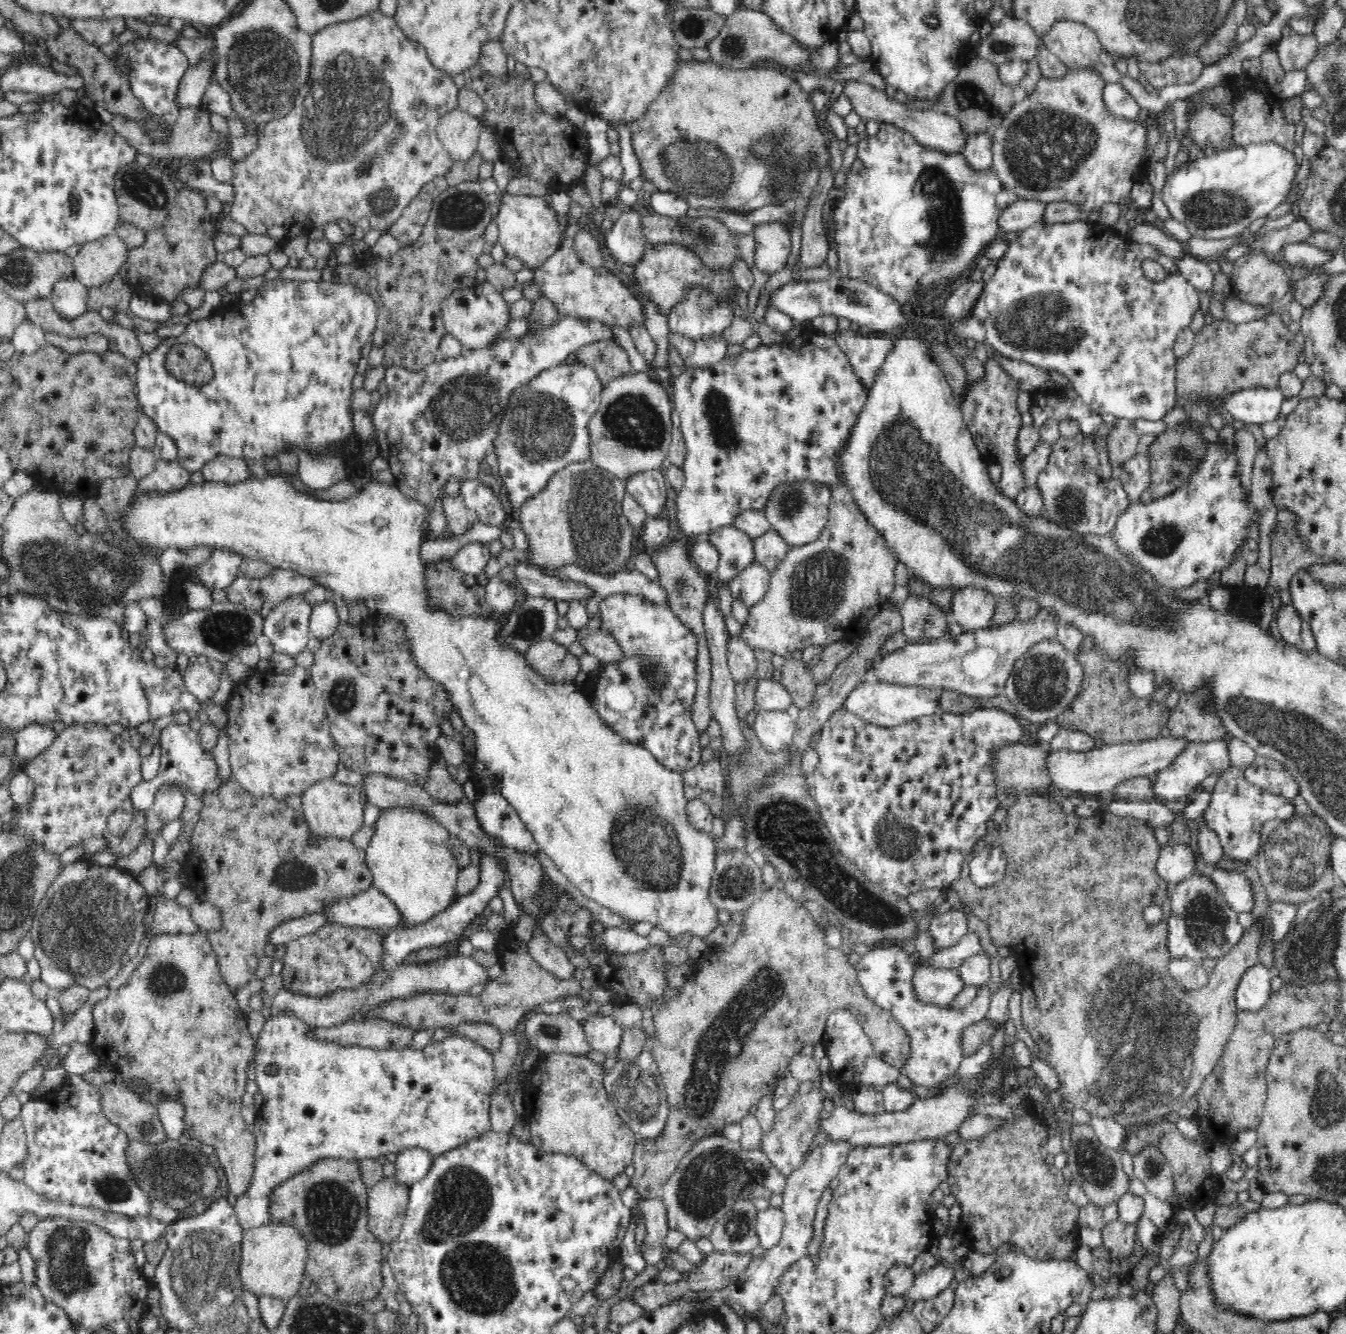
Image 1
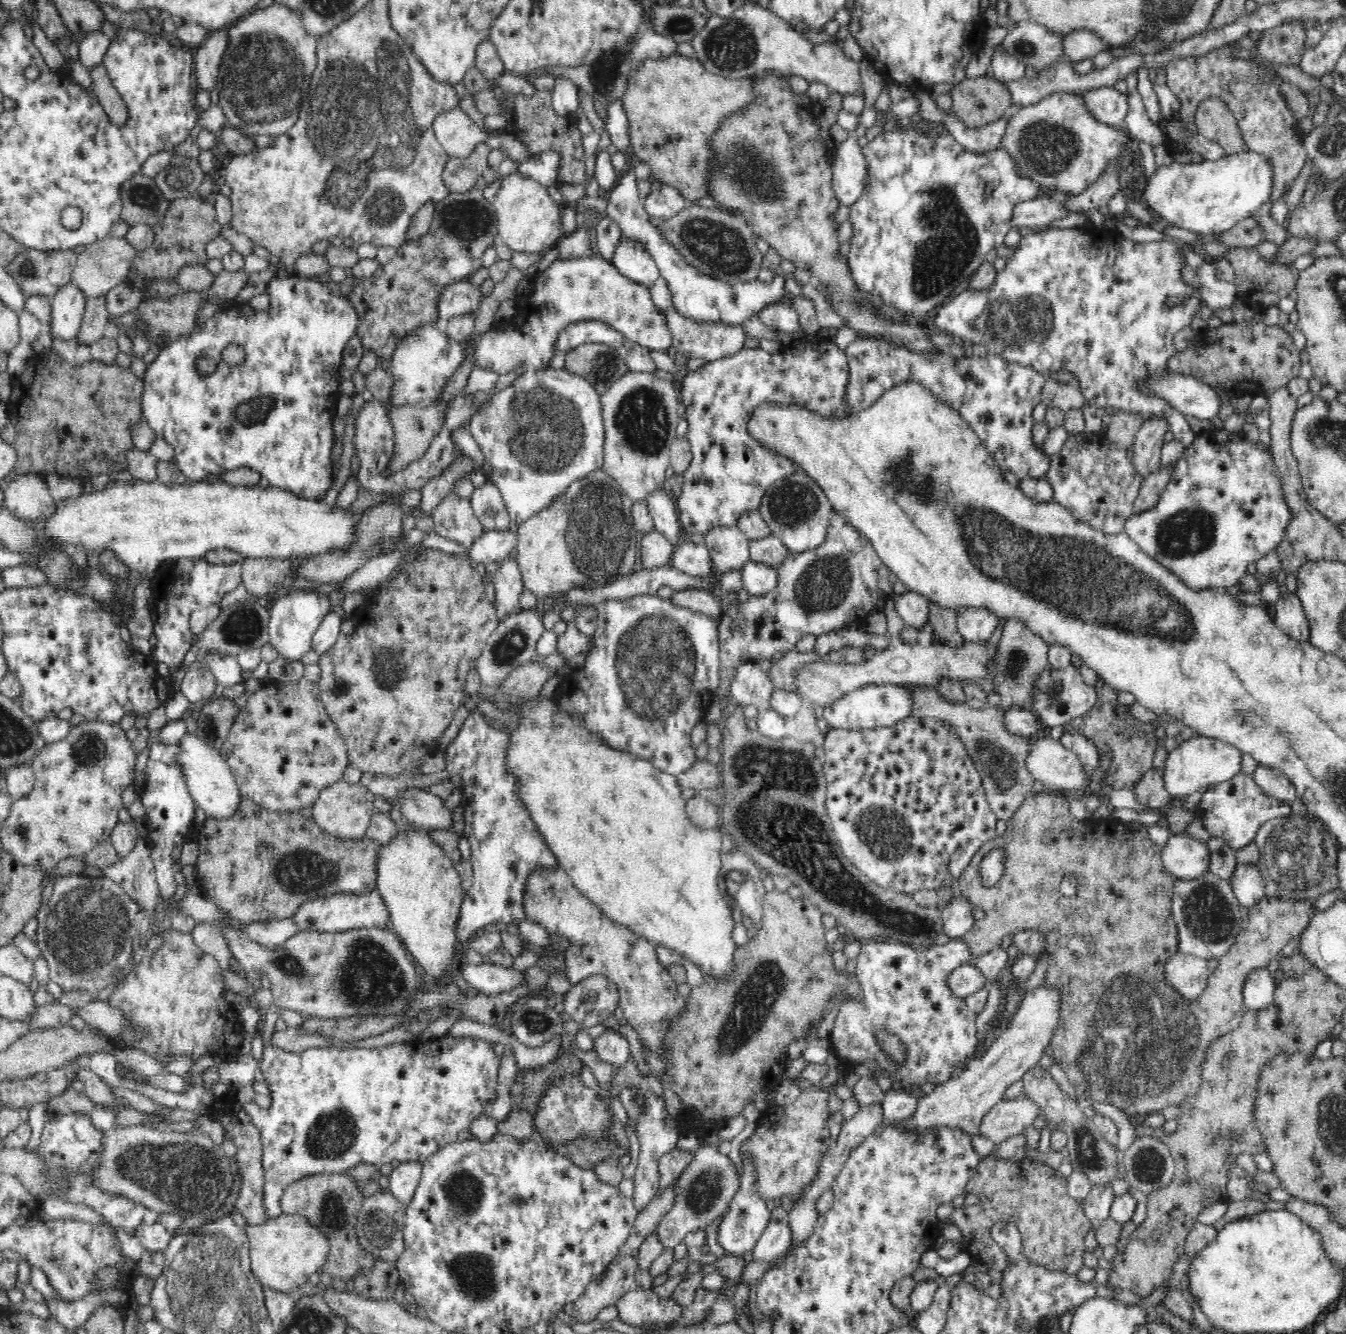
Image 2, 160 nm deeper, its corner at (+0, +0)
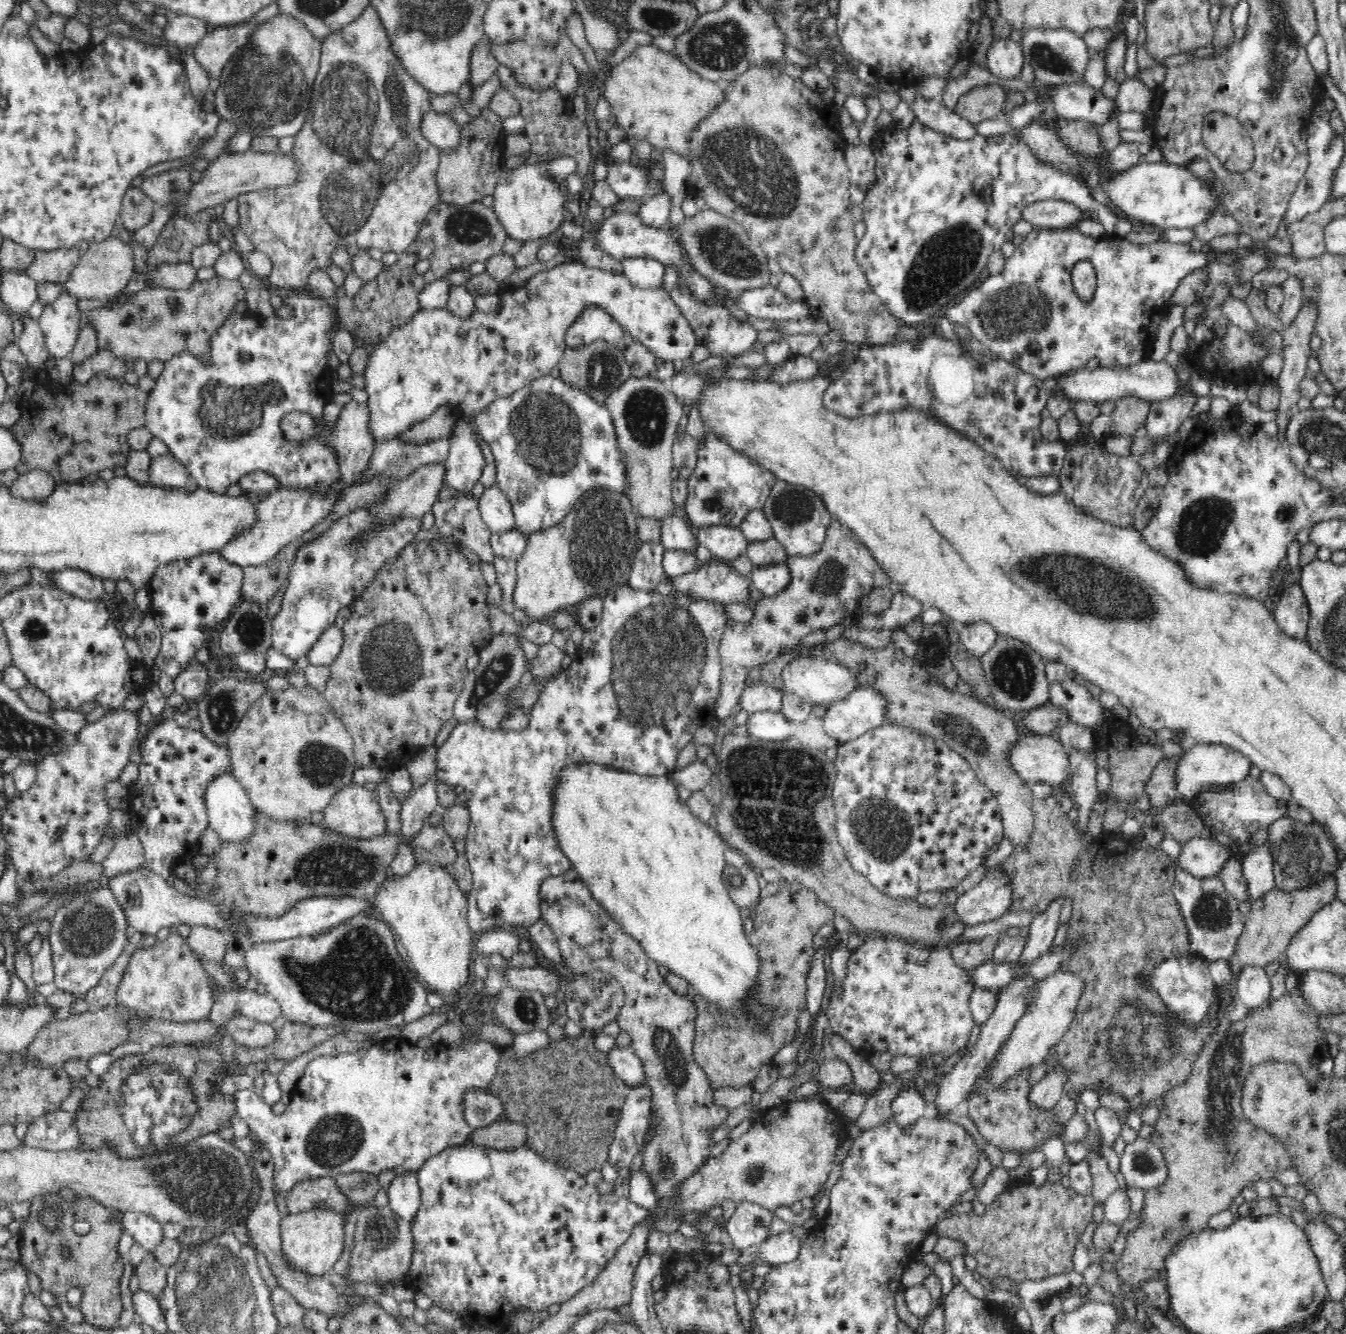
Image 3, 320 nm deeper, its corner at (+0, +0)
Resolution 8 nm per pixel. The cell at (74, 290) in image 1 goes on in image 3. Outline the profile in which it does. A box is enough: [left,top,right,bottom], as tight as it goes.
[38,291,81,359]

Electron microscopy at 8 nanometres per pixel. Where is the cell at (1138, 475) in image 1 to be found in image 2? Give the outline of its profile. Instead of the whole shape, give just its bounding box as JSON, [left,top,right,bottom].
[1131,420,1167,480]

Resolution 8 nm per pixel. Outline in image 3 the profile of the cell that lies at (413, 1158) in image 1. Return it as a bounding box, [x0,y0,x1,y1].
[388,1171,422,1224]

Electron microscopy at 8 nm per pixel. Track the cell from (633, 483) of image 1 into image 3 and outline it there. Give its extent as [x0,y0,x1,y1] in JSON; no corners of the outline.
[661,514,700,555]

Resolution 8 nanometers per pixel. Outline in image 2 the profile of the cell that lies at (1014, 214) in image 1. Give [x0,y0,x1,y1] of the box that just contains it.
[1010,196,1067,232]

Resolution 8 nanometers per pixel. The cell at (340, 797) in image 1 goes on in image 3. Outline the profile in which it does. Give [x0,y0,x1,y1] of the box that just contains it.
[323,782,388,839]

